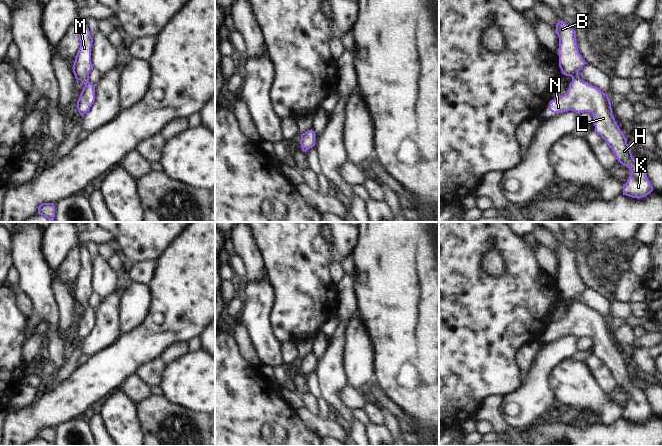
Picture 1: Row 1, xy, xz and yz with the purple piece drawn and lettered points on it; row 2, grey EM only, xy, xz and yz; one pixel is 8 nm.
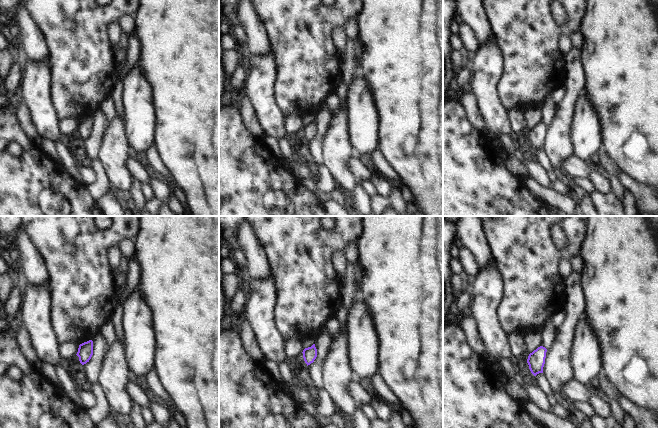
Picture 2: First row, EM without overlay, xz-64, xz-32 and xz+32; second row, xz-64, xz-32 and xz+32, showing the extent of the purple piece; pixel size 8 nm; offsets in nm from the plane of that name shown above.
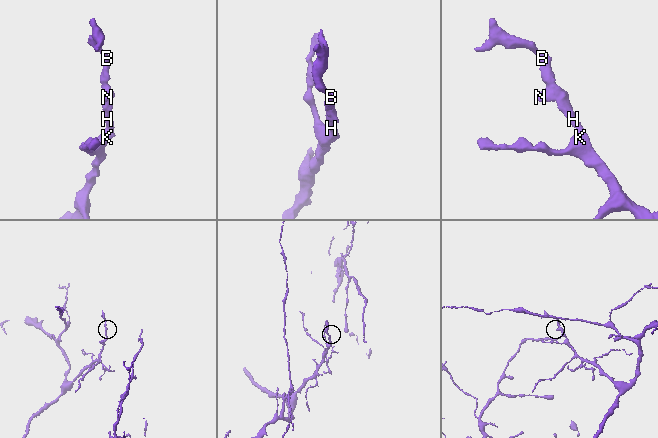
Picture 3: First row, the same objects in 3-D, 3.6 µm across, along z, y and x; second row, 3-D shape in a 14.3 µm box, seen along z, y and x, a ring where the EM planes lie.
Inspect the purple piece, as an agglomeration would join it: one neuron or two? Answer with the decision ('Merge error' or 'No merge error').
No merge error.

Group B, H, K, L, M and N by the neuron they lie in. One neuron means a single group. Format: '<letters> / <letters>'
B H K L M N

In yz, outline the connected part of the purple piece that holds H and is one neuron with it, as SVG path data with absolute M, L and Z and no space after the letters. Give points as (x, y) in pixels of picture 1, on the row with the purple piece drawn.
M558 20L555 33L559 37L559 67L562 74L572 77L572 82L566 94L550 101L549 111L563 113L572 110L578 114L590 112L595 132L606 141L618 162L631 172L627 182L623 184L623 195L637 199L647 196L653 191L653 187L645 168L632 156L627 139L612 114L608 95L598 87L583 82L578 75L586 62L579 53L574 29Z

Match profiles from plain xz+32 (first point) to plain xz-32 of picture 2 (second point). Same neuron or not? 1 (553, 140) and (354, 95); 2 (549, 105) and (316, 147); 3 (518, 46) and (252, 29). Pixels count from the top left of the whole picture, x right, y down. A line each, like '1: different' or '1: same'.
1: different
2: same
3: different

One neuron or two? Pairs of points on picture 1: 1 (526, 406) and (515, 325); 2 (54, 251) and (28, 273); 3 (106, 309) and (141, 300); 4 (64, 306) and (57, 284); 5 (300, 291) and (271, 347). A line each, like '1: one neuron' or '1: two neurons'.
1: two neurons
2: two neurons
3: two neurons
4: one neuron
5: two neurons

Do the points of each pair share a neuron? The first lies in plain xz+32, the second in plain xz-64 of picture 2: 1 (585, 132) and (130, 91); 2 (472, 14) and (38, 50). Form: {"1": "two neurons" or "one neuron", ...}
{"1": "one neuron", "2": "one neuron"}

